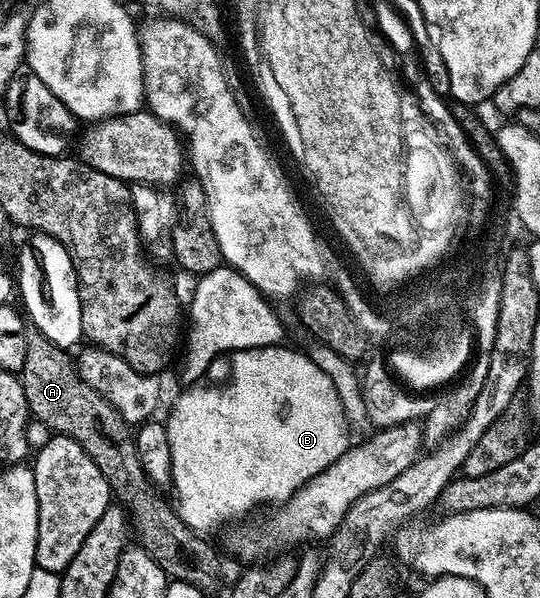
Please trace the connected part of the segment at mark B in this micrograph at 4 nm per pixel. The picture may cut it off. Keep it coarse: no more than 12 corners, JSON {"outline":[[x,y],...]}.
{"outline":[[287,344],[165,418],[190,530],[281,504],[348,450],[333,380]]}

